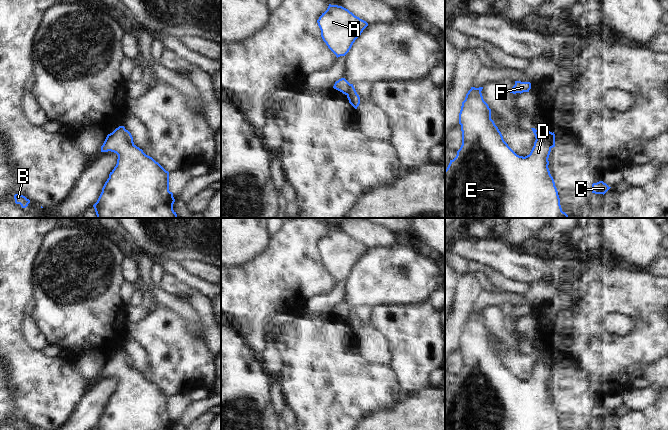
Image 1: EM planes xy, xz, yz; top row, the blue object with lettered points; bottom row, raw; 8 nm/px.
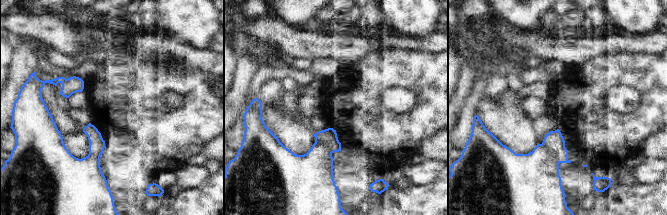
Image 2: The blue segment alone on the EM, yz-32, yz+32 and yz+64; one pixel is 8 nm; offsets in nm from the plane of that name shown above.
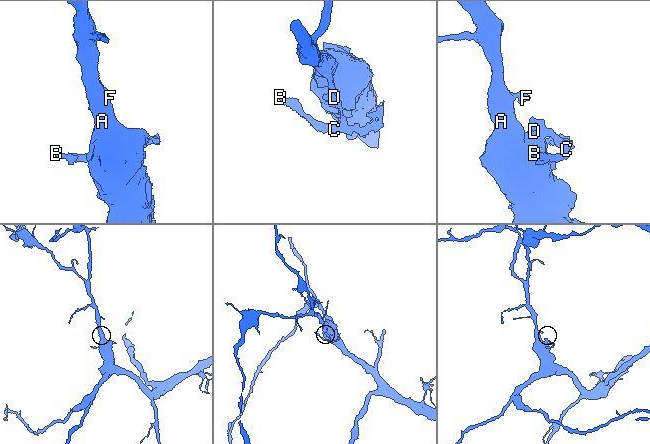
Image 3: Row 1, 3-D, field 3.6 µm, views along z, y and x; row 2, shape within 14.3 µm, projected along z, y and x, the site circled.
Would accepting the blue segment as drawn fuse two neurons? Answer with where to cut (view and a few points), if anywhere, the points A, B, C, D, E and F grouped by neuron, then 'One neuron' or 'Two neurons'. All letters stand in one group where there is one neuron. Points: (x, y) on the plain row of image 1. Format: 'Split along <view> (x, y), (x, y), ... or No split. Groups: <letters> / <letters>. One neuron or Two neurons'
Split along xy (125, 353), (125, 363), (133, 368). Groups: A D E F / B C. Two neurons

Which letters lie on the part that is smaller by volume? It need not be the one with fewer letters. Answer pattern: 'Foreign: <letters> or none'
Foreign: B, C

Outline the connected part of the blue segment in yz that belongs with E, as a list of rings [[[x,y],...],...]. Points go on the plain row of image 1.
[[[471,311],[462,326],[459,337],[462,369],[445,394],[445,430],[561,430],[554,403],[548,392],[550,368],[536,363],[529,379],[517,379],[504,365],[491,343],[491,333],[483,323],[482,313],[483,311]]]

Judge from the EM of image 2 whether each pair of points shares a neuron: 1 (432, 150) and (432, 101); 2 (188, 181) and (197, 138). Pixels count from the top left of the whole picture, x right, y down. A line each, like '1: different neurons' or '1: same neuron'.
1: different neurons
2: different neurons

